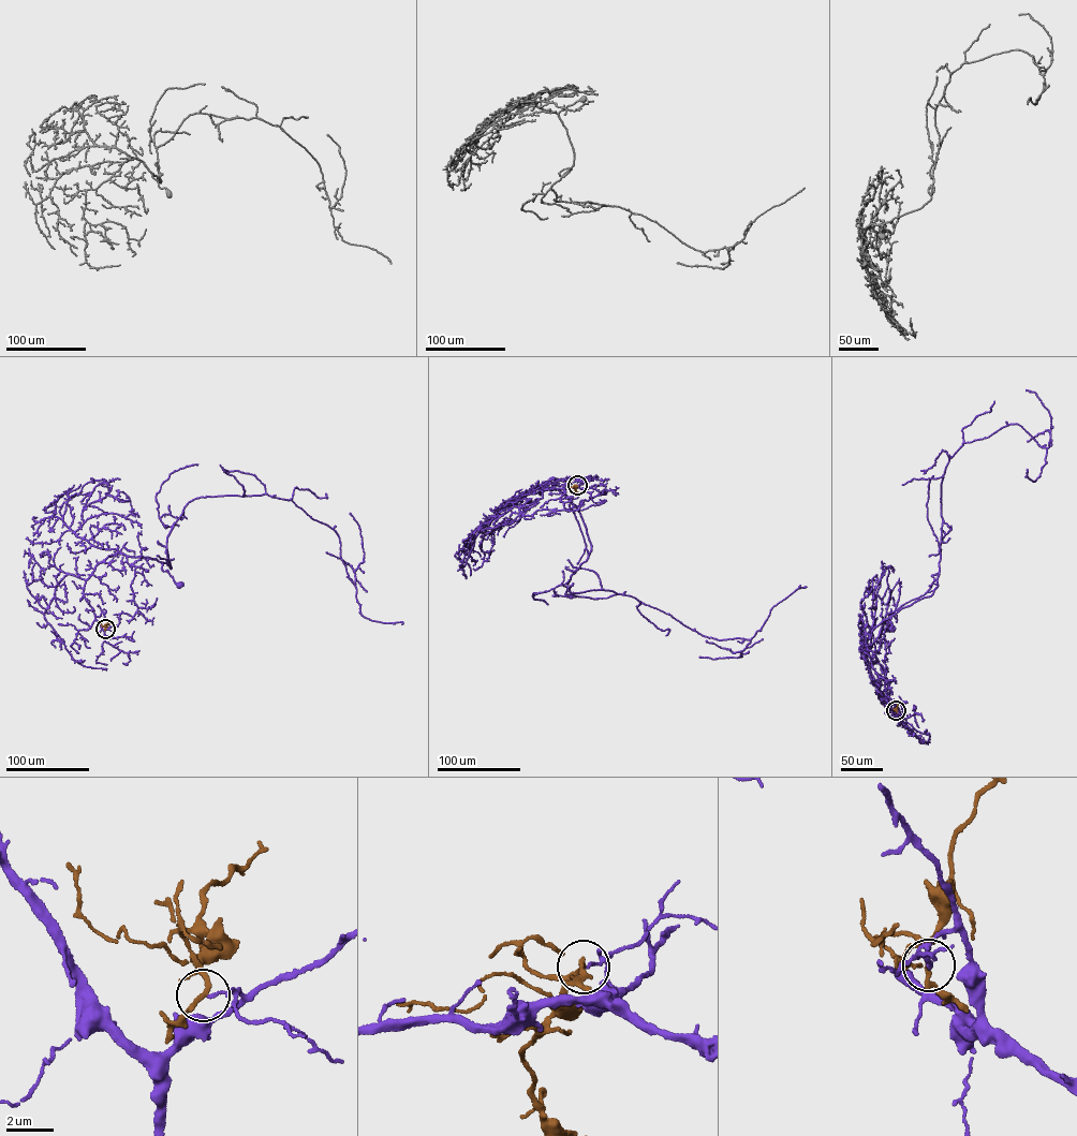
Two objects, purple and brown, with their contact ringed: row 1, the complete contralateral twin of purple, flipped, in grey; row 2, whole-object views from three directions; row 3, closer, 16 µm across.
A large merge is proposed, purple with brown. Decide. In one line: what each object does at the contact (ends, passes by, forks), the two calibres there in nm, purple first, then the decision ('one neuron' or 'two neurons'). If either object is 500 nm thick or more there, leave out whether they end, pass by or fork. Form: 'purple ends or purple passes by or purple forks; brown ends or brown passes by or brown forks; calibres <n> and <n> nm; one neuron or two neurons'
purple ends; brown passes by; calibres 110 and 180 nm; two neurons

